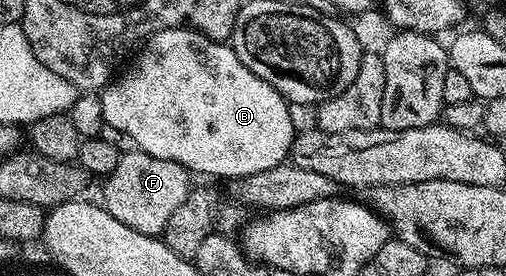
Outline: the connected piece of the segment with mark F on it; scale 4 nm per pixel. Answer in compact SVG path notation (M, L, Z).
M130 148L130 151L119 157L116 168L101 183L102 198L100 204L120 224L128 224L141 234L161 235L166 229L172 212L184 204L184 200L190 195L192 189L191 171L172 160L160 160L151 154L145 154L137 148Z

